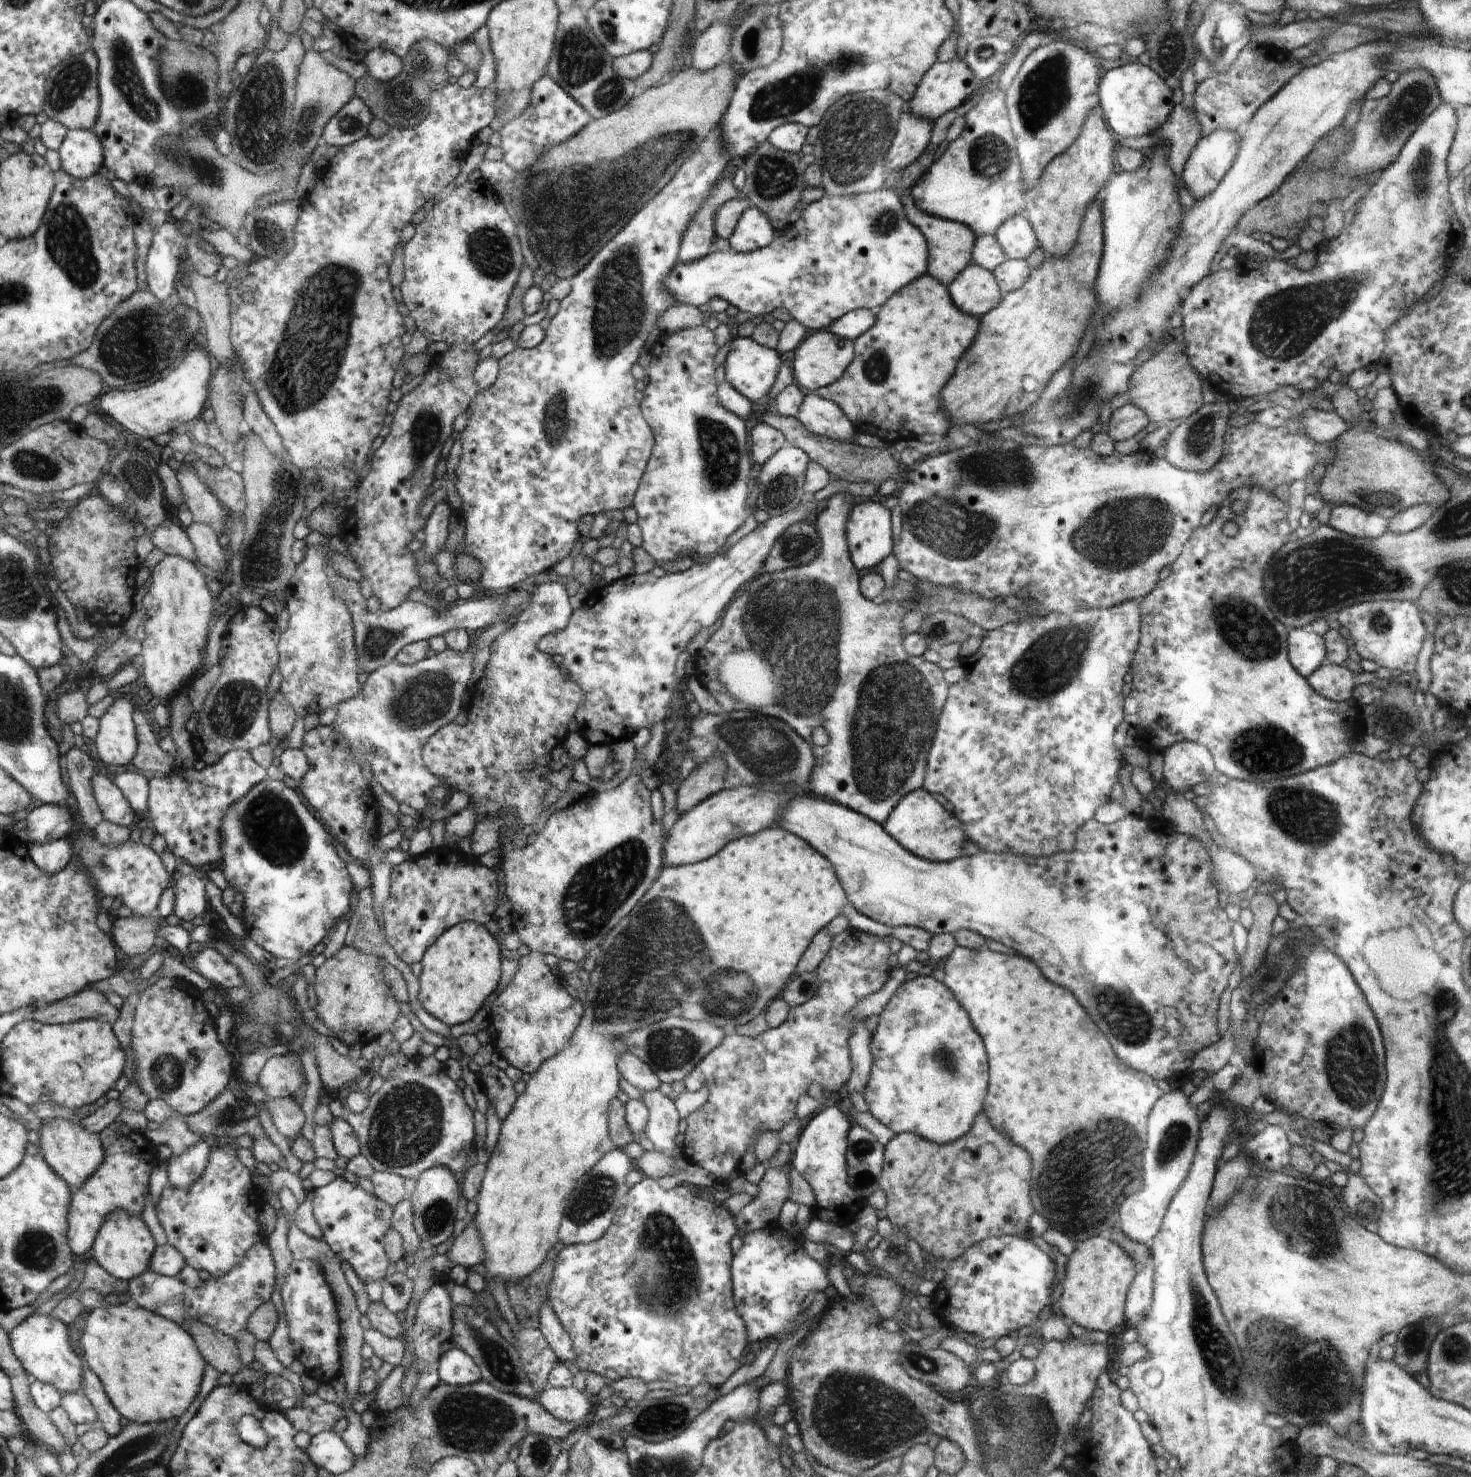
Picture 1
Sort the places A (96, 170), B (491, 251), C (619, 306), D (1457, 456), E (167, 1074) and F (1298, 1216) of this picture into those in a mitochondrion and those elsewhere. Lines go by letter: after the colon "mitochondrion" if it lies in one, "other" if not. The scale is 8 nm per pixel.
A: other
B: mitochondrion
C: mitochondrion
D: other
E: mitochondrion
F: mitochondrion

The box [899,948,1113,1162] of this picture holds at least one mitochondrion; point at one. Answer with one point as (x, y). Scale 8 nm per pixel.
(944, 1056)

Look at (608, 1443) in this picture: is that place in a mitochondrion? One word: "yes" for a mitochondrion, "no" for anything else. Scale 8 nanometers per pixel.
no

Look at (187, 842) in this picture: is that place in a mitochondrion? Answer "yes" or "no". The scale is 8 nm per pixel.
no

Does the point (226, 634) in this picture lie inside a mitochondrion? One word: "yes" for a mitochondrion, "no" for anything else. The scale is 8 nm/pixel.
no

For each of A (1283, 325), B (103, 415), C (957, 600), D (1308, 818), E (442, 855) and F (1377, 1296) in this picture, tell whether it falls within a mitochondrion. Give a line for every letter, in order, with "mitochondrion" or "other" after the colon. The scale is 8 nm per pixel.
A: mitochondrion
B: other
C: mitochondrion
D: mitochondrion
E: other
F: other

